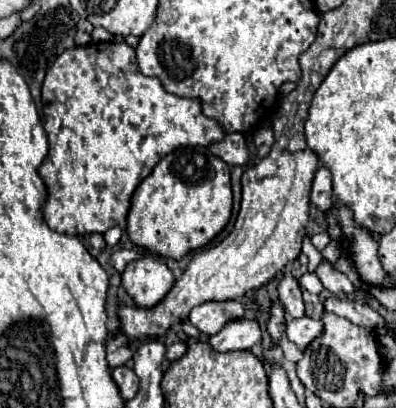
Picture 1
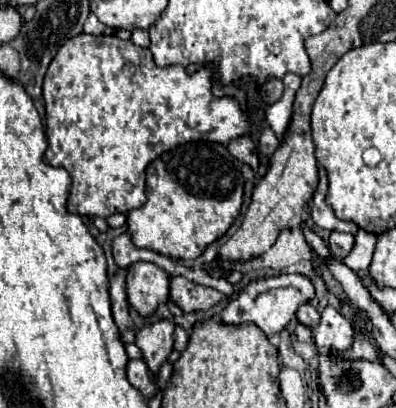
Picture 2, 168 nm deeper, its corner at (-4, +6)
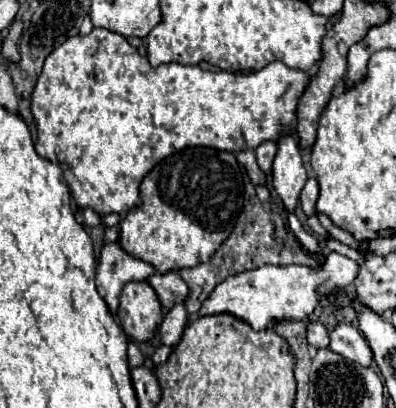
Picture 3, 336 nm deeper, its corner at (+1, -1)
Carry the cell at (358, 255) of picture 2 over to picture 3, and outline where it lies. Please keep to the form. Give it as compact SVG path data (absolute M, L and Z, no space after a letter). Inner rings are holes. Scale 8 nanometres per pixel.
M331 252L325 258L325 264L317 270L307 266L263 266L257 270L241 272L237 276L221 282L211 296L203 302L199 316L211 314L231 314L243 322L247 322L253 330L267 330L275 322L295 322L307 320L313 312L321 294L329 294L335 288L349 286L359 272L359 264L347 256Z

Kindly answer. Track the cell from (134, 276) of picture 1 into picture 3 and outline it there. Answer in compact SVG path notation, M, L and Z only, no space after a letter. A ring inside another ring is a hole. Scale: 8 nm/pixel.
M147 280L125 284L117 316L123 324L125 334L133 340L145 342L153 336L153 332L163 320L163 312L157 292Z

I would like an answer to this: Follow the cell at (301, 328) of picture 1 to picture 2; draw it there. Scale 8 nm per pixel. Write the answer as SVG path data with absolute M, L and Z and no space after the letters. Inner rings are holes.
M326 307L322 313L322 321L318 327L312 327L316 345L320 349L330 351L344 351L352 347L352 341L356 337L356 331L352 323L336 309Z

